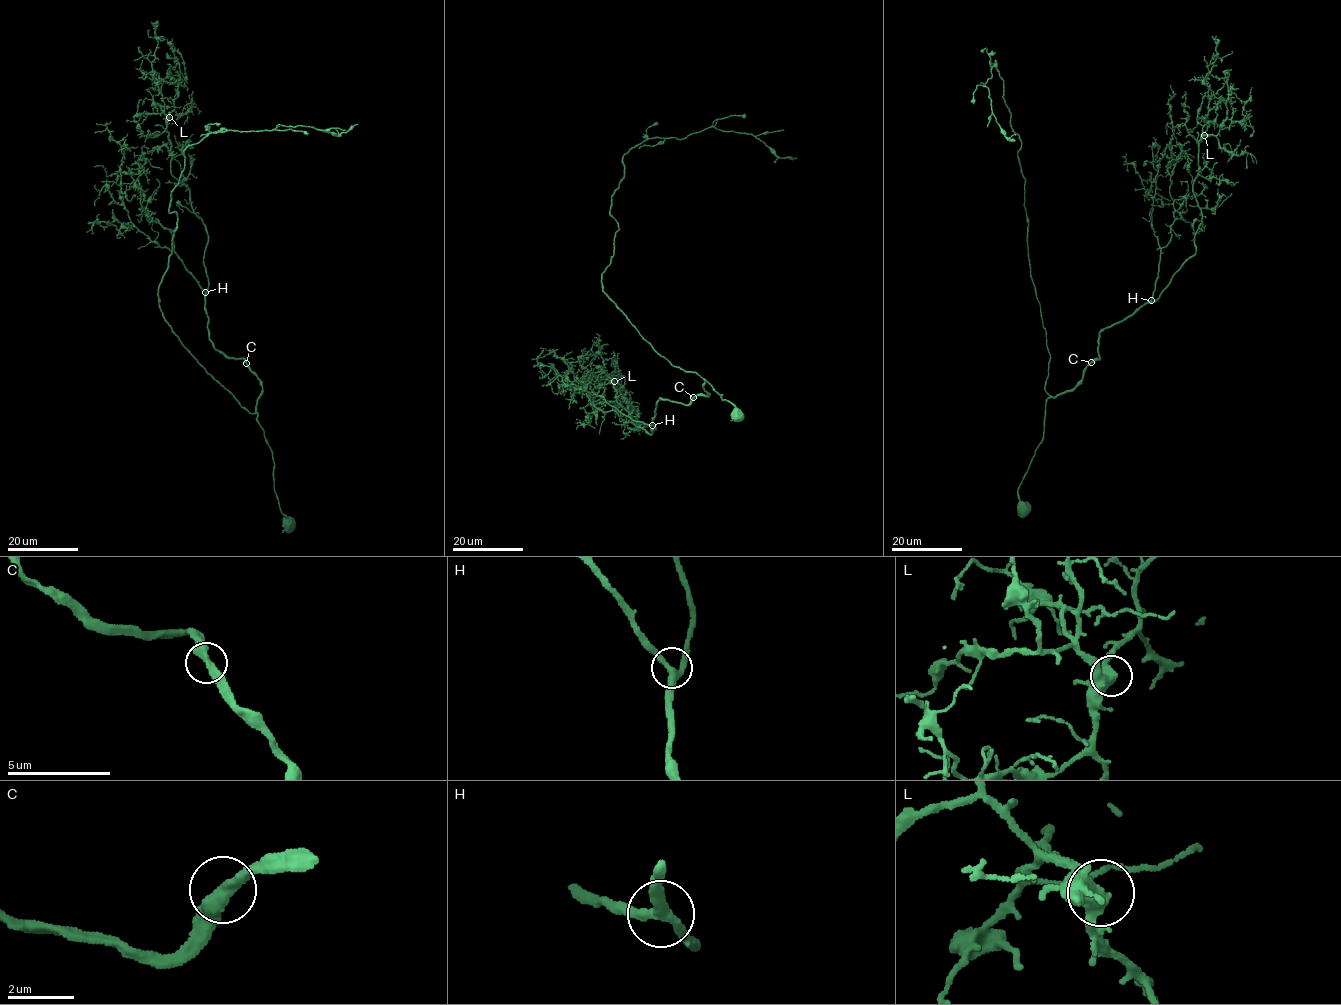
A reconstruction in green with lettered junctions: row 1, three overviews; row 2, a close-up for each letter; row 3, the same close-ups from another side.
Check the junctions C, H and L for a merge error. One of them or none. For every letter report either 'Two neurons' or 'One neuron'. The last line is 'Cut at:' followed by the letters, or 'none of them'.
C: One neuron
H: One neuron
L: One neuron
Cut at: none of them

